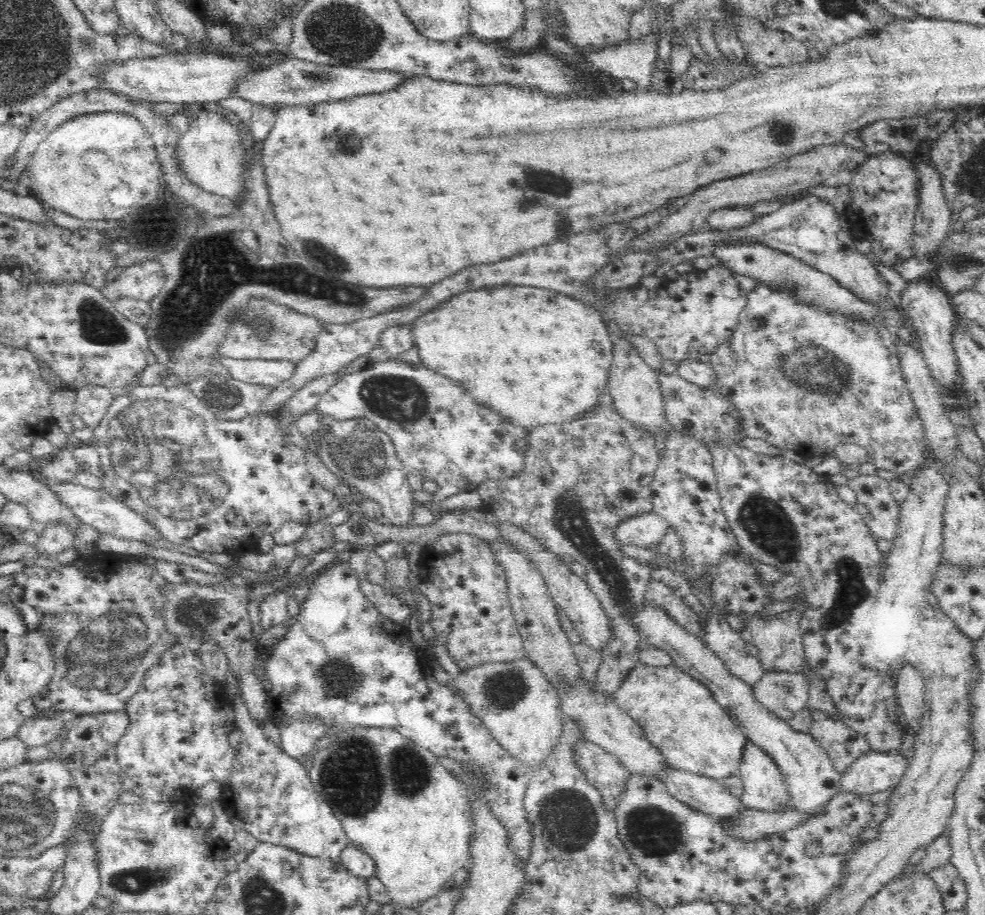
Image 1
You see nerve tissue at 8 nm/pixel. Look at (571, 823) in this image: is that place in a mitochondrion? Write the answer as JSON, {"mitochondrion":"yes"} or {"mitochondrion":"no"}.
{"mitochondrion":"yes"}

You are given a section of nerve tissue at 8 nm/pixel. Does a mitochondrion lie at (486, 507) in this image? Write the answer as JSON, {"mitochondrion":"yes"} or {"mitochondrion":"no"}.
{"mitochondrion":"no"}

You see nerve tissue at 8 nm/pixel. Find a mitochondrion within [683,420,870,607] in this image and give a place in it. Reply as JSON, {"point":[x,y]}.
{"point":[767,527]}

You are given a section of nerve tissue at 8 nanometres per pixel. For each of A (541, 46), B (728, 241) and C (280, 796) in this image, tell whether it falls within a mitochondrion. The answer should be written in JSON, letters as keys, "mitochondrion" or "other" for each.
{"A":"other","B":"other","C":"other"}

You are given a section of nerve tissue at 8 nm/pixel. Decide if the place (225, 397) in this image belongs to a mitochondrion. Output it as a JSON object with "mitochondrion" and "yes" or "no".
{"mitochondrion":"yes"}

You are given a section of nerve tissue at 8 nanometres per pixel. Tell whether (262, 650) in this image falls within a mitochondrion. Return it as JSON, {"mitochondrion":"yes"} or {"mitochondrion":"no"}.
{"mitochondrion":"no"}

